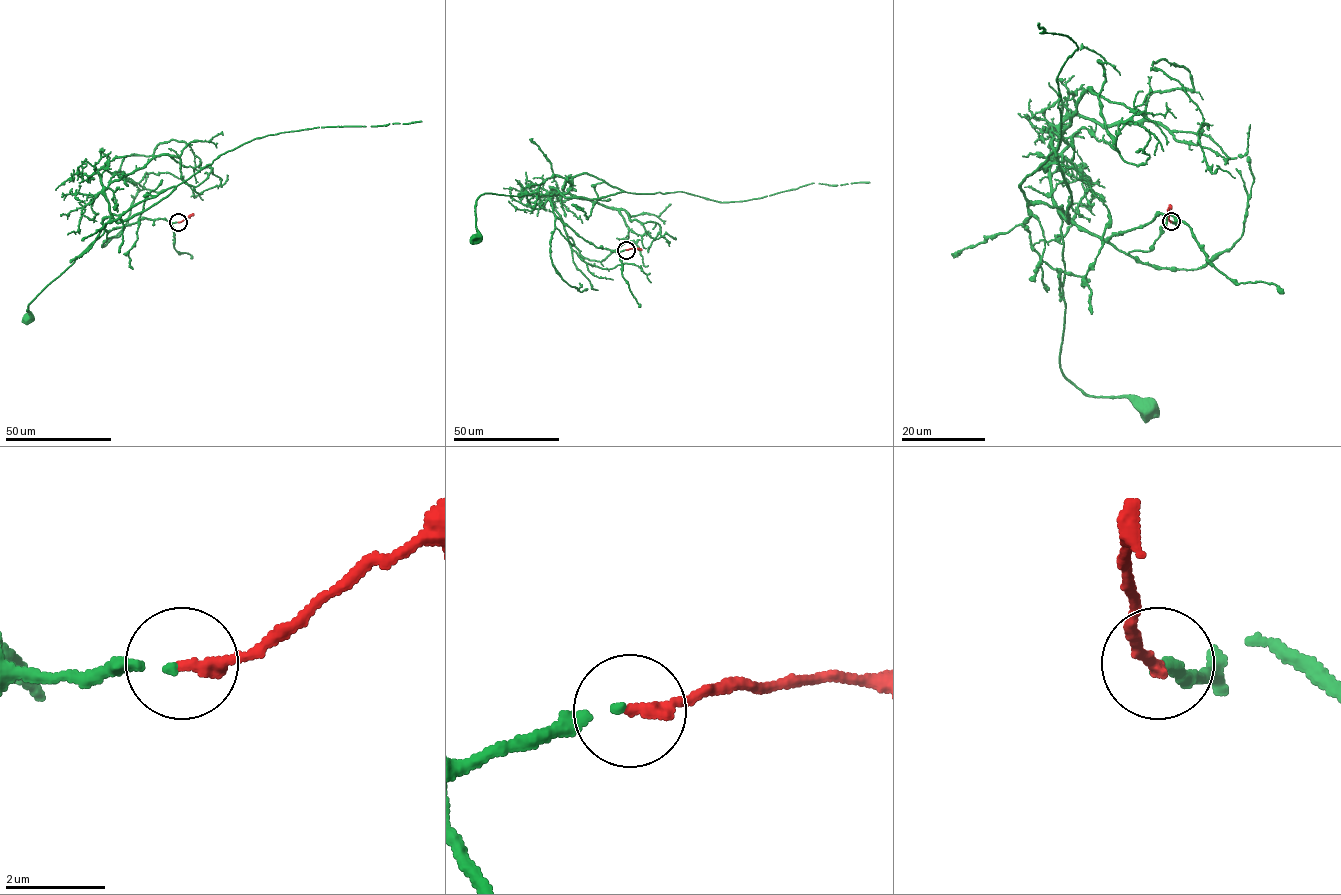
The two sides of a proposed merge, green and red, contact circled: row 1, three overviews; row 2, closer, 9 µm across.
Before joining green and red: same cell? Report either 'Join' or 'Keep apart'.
Join

